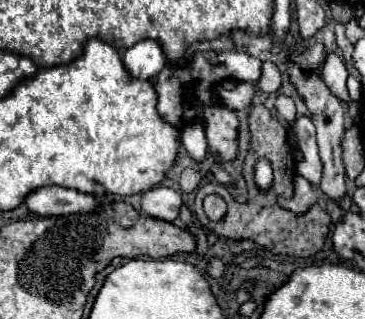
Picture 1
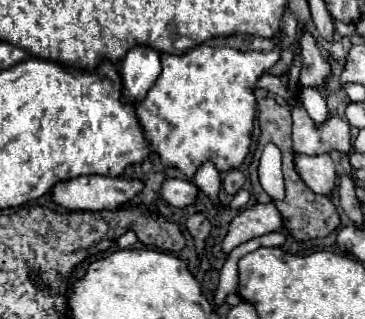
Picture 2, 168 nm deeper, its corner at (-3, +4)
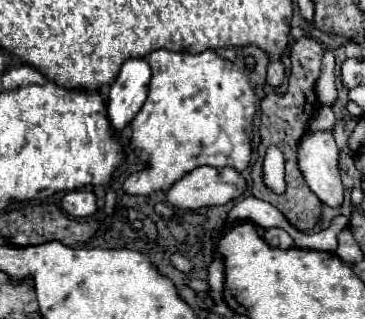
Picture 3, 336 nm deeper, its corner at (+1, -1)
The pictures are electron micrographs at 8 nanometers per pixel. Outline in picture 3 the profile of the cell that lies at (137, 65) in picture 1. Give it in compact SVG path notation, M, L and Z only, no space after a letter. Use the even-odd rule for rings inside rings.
M128 59L122 65L108 95L108 117L118 131L124 129L144 105L150 77L150 65L144 59Z

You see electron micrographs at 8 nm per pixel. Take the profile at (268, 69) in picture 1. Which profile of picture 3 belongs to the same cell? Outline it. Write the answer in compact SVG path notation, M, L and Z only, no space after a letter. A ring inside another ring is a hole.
M324 51L322 73L316 81L316 97L322 105L332 105L336 101L336 65L332 51Z

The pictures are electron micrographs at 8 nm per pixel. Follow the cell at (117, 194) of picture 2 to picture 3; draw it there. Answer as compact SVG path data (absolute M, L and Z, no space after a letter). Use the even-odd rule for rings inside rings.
M158 49L146 57L152 69L150 91L144 107L132 119L132 137L130 146L140 160L148 162L146 171L130 175L122 183L126 195L148 195L152 191L166 191L174 181L184 177L196 167L232 167L244 171L252 155L252 119L256 115L256 93L252 97L252 85L248 75L232 61L218 57L214 51L204 53L174 53Z

